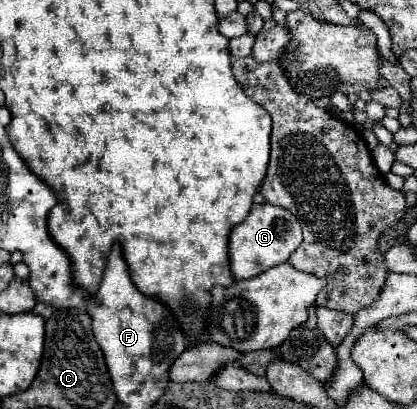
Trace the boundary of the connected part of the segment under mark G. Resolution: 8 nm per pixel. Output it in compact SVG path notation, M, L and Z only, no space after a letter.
M254 204L248 212L246 220L238 226L234 226L230 234L230 266L236 280L248 280L262 272L266 272L272 266L288 262L290 254L300 246L302 242L302 228L288 210L272 204Z

